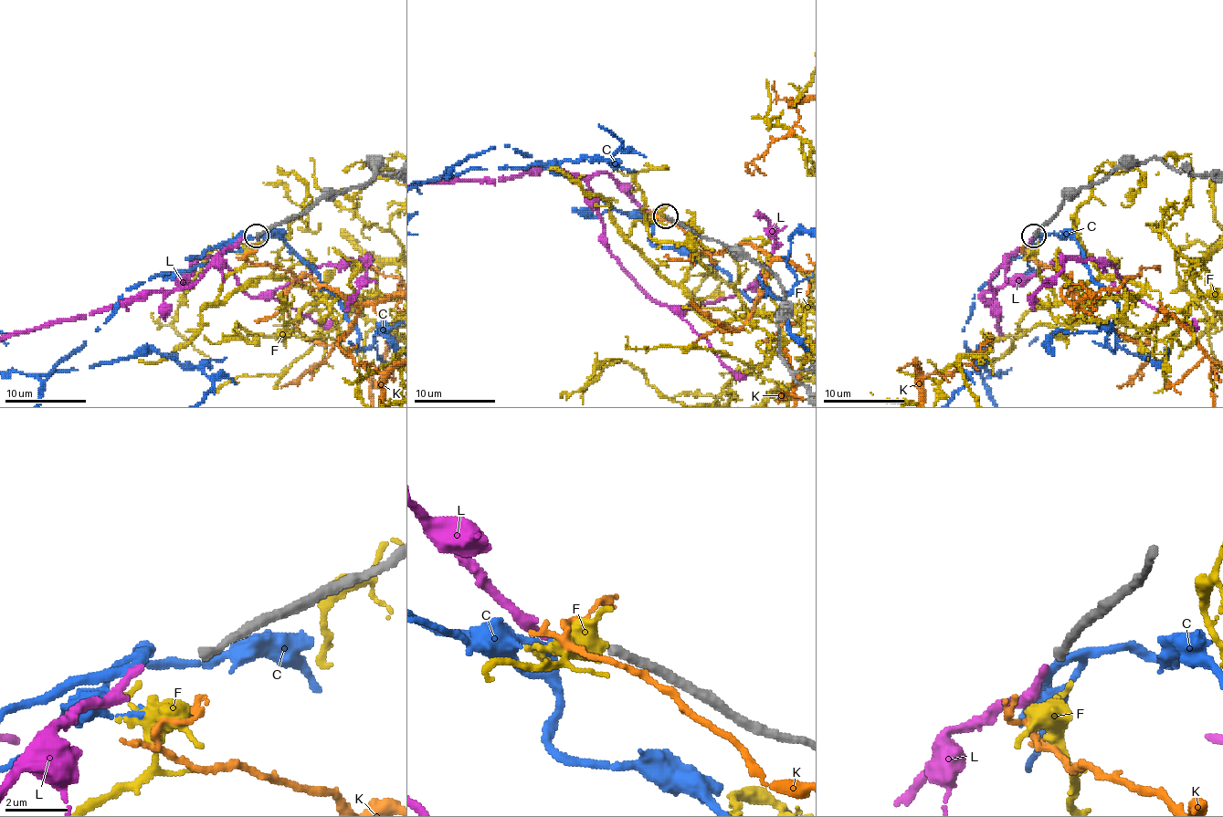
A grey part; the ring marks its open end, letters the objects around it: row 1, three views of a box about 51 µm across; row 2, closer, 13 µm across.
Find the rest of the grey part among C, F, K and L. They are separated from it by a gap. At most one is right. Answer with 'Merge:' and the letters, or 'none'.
Merge: L

